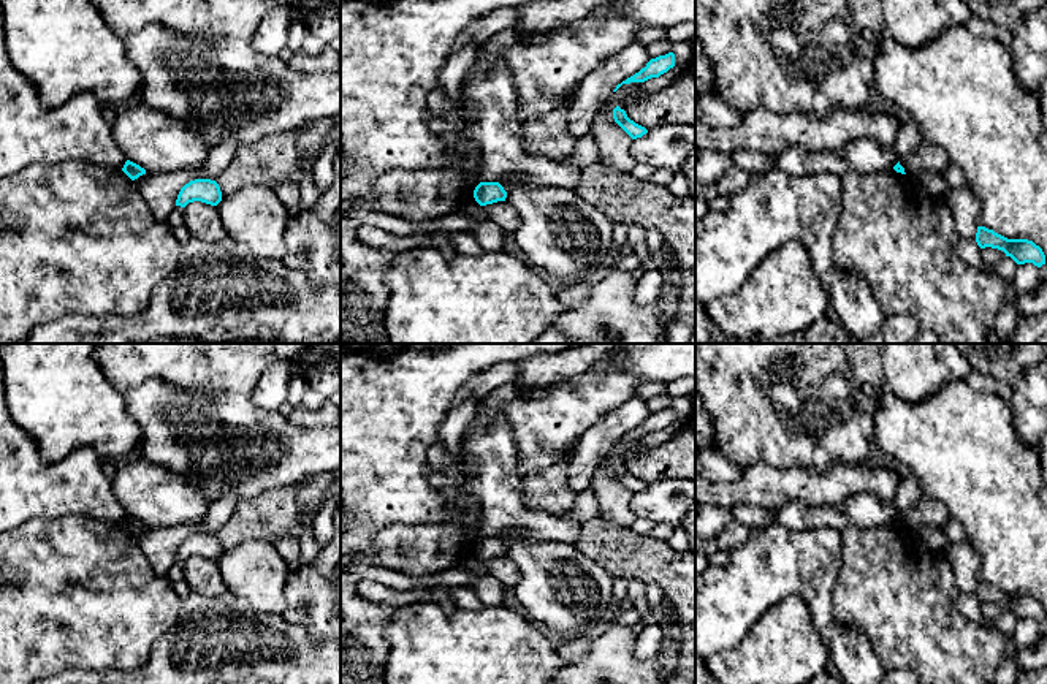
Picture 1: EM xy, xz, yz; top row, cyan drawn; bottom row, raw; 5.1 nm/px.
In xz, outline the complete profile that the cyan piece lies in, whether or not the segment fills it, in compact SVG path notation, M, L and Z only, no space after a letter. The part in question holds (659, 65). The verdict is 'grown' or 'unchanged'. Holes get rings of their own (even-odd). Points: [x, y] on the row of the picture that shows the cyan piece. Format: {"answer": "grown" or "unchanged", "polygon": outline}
{"answer": "unchanged", "polygon": "M668 52L665 55L659 55L656 59L651 59L645 68L642 68L638 73L634 76L627 78L621 84L616 86L613 92L616 92L622 84L630 84L630 82L645 82L651 78L659 78L661 74L667 73L670 68L675 66L675 54Z"}

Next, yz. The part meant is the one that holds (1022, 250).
{"answer": "unchanged", "polygon": "M977 226L976 242L980 249L992 247L1003 250L1017 264L1033 263L1041 268L1045 264L1045 255L1039 245L1028 239L1007 239L993 230Z"}

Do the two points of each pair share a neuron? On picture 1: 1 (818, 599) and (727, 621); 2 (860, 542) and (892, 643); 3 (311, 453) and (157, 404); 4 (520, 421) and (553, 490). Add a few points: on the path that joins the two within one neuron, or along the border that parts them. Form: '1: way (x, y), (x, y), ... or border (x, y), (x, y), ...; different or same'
1: way (795, 586), (762, 586), (750, 599); same
2: way (881, 567), (887, 573), (892, 588), (892, 618); same
3: way (273, 433), (236, 429), (224, 418), (195, 418); same
4: border (569, 456), (559, 456), (550, 466), (521, 477); different

